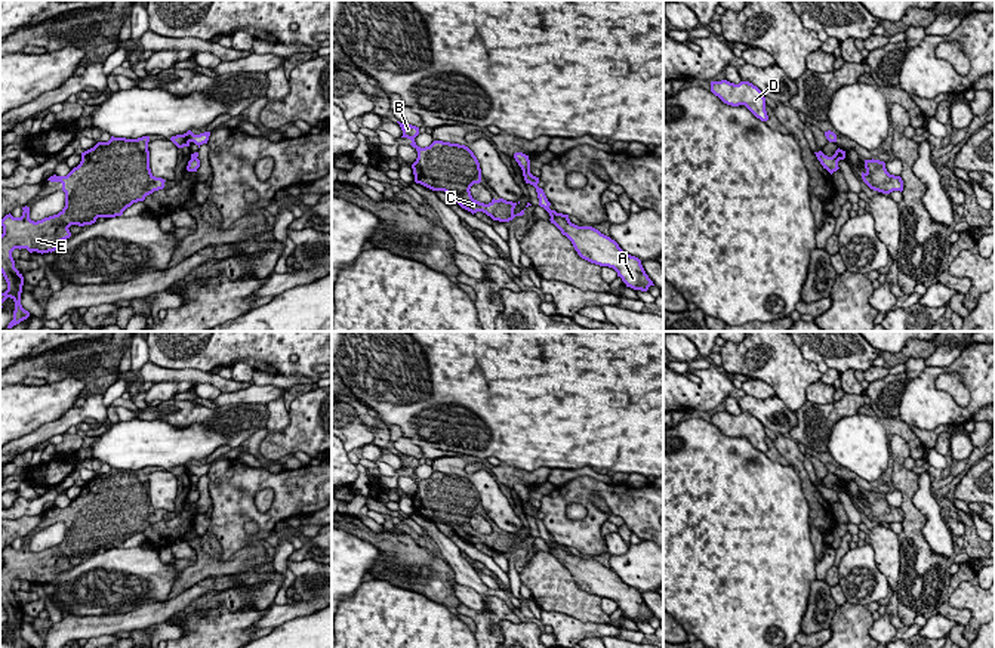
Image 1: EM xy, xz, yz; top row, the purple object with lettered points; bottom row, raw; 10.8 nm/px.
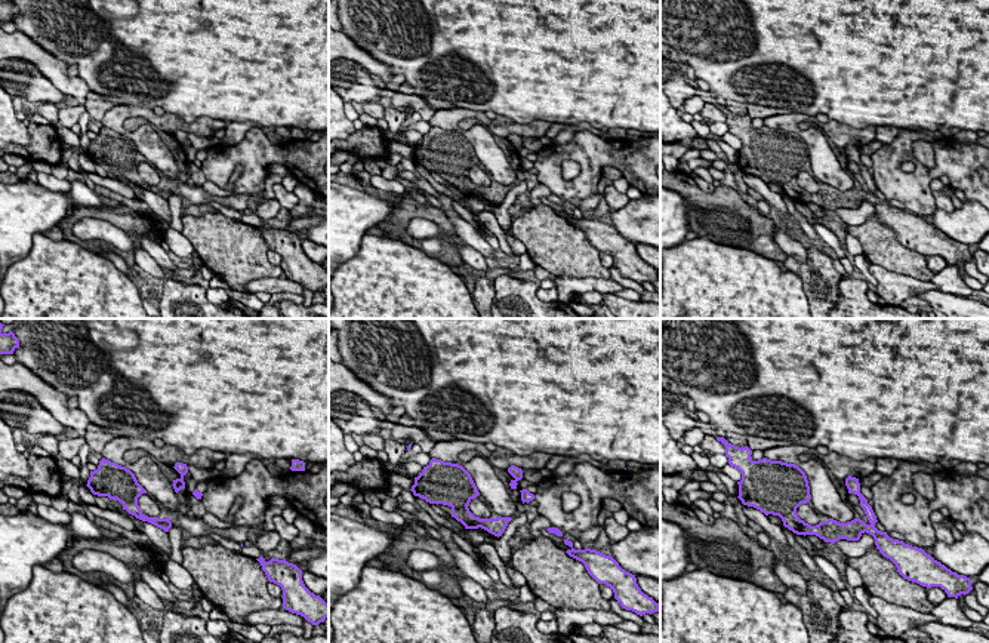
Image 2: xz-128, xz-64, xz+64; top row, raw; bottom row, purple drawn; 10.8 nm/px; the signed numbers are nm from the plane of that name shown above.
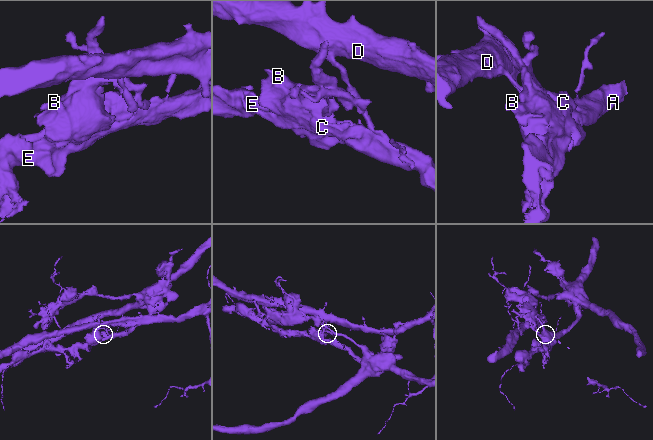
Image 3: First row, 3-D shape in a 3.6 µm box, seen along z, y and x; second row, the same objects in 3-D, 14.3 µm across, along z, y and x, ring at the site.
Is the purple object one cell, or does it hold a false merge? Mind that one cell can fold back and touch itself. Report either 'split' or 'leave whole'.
split

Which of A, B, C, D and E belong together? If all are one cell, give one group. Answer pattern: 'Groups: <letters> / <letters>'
Groups: A B C E / D

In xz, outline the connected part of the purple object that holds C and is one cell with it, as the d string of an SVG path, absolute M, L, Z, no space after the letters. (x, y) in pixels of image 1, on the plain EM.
M397 453L403 462L401 469L412 472L412 478L418 482L418 490L412 496L415 513L432 522L444 522L453 531L472 546L483 543L493 552L509 553L515 547L523 547L524 541L514 544L518 534L503 530L492 531L489 536L472 530L471 518L481 513L481 500L474 484L459 475L434 472L429 478L421 479L415 469L419 459Z

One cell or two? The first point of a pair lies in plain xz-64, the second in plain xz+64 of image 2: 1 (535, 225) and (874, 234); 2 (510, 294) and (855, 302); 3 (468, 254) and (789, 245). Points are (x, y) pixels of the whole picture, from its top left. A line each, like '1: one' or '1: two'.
1: one
2: one
3: one

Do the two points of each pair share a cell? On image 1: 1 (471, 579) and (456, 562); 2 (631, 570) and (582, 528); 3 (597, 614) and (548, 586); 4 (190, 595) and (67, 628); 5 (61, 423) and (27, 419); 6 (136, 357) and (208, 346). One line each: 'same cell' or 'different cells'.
1: same cell
2: different cells
3: same cell
4: same cell
5: different cells
6: different cells

